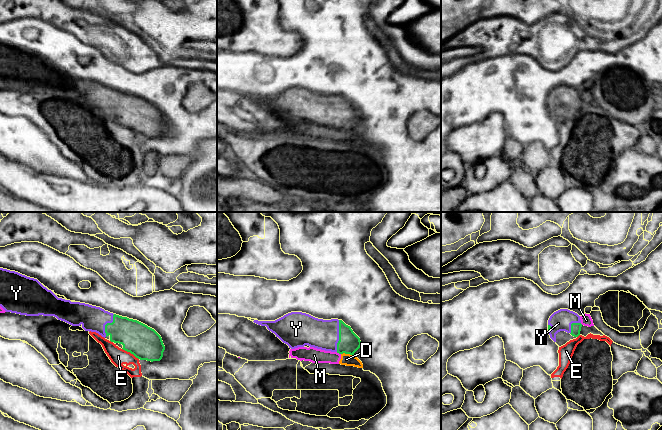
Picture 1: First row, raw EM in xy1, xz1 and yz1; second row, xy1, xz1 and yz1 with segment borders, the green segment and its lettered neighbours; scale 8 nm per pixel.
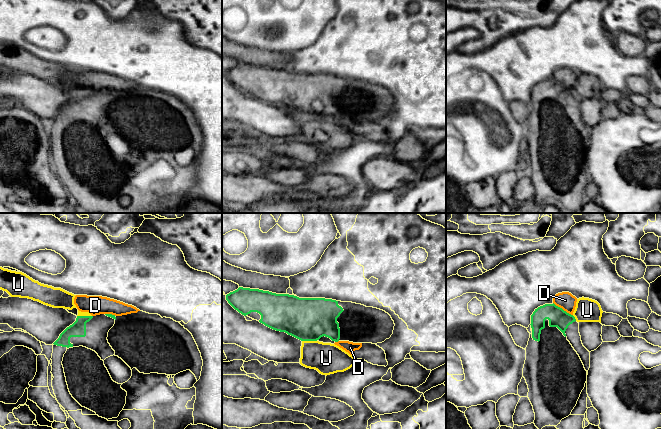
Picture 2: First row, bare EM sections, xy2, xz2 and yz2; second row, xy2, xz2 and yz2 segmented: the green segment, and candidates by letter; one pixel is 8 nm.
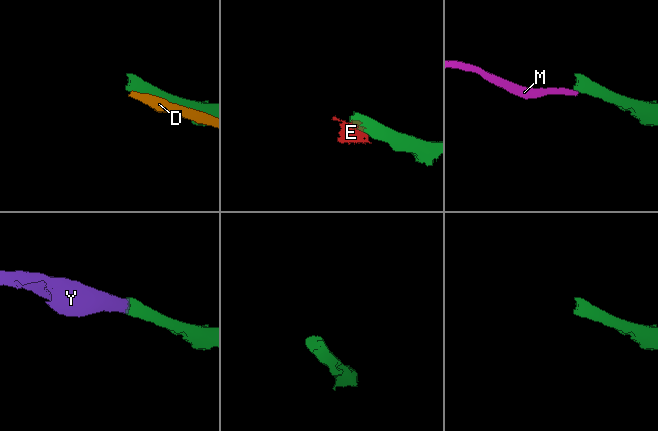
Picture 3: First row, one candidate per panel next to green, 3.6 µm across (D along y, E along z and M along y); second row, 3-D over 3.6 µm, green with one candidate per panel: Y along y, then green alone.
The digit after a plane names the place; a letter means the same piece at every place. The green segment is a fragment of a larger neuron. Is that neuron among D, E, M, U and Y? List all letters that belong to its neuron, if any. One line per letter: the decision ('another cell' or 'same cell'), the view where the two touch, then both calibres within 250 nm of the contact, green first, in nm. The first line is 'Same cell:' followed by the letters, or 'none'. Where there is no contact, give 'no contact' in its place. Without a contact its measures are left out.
Same cell: Y
D: another cell | yz2 | 150/140 nm
E: another cell | xy1 | 260/140 nm
M: another cell | xz1 | 170/120 nm
U: another cell | xz2 | 360/240 nm
Y: same cell | xz1 | 170/240 nm

